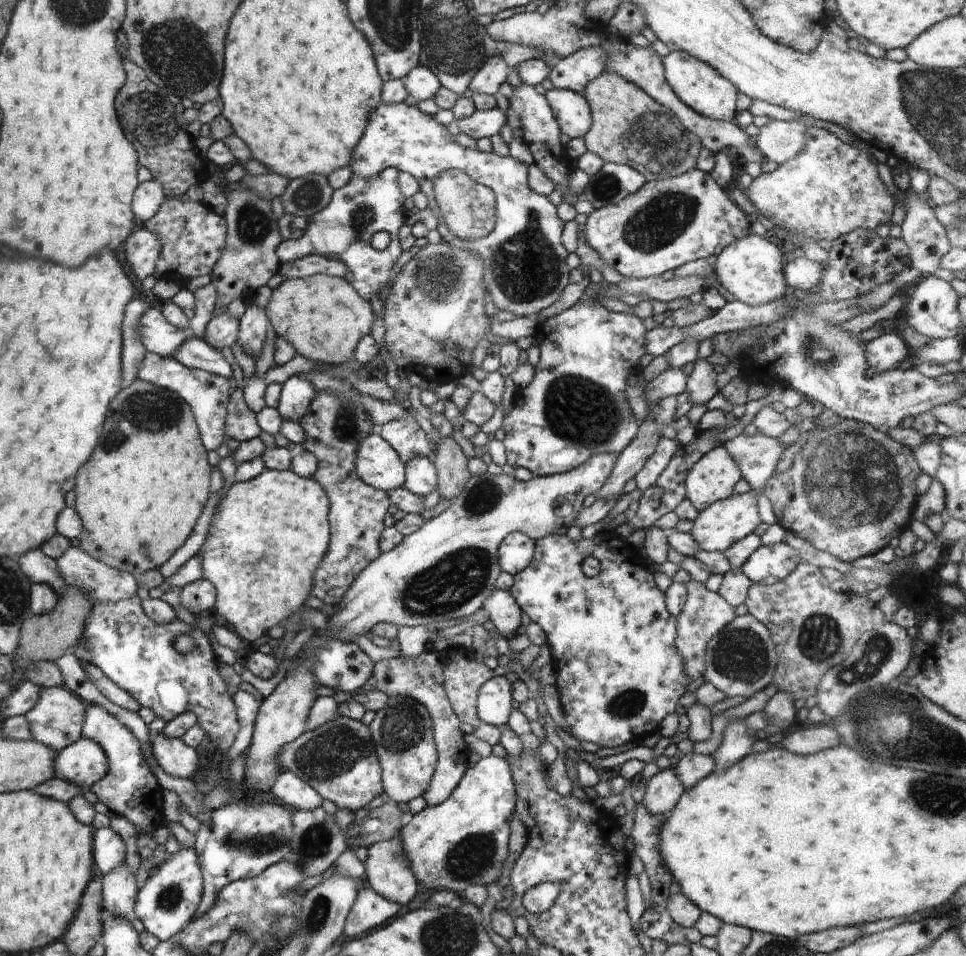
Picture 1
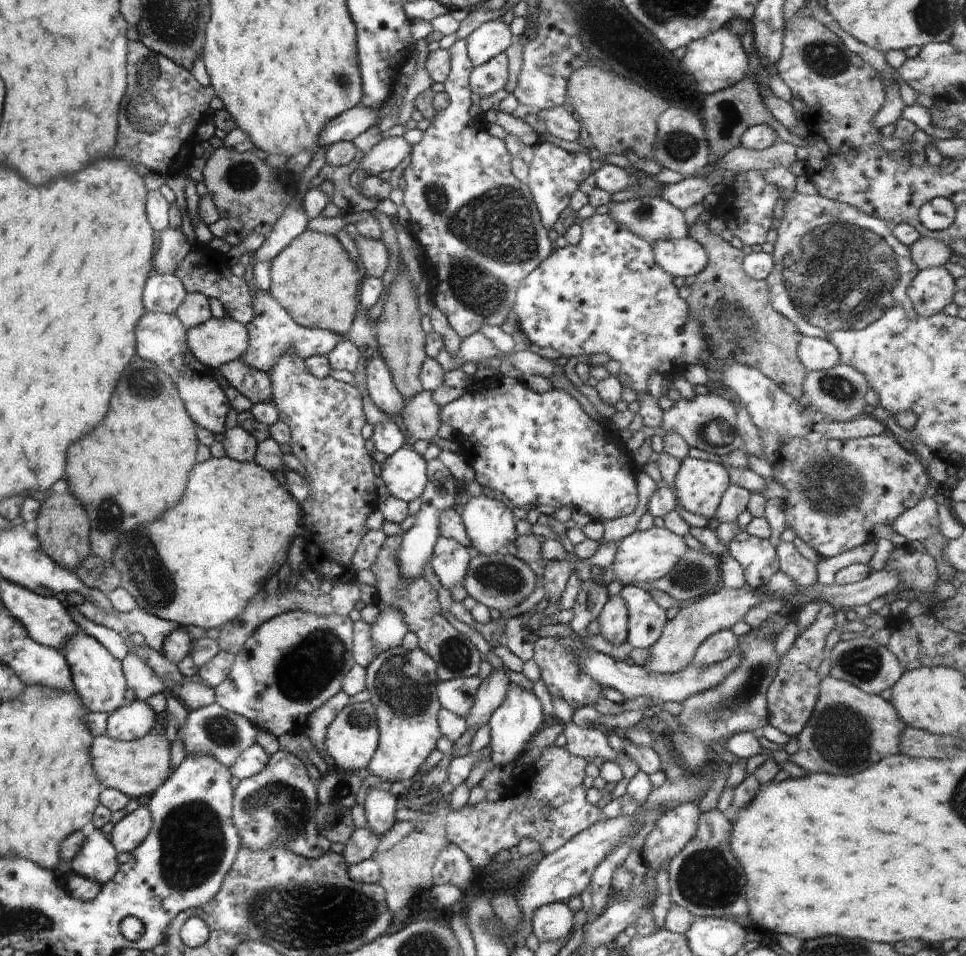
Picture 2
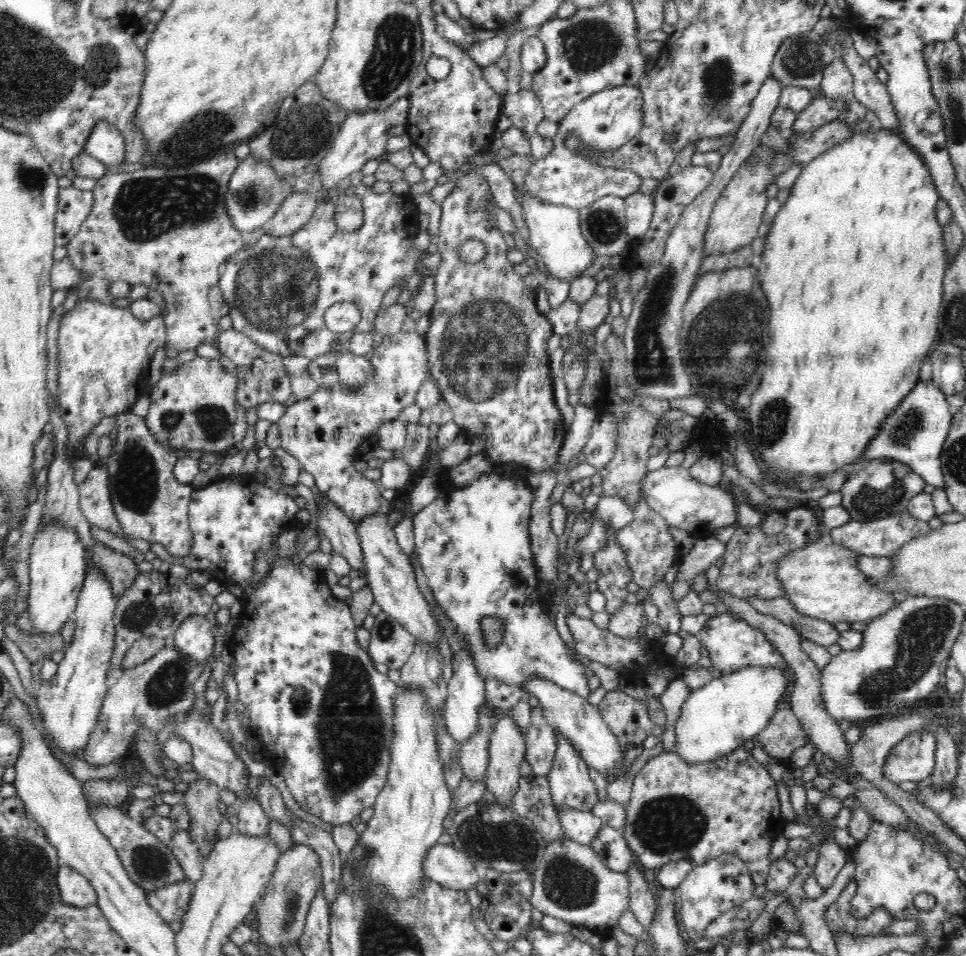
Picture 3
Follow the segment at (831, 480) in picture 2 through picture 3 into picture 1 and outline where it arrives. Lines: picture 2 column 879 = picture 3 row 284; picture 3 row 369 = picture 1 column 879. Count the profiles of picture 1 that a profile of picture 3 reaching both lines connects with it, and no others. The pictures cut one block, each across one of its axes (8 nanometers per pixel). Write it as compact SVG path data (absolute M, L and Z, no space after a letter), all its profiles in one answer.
M825 408L817 417L817 425L821 427L810 429L806 444L794 454L792 466L785 472L774 471L770 476L763 494L772 504L776 523L807 540L814 548L852 563L889 546L892 538L899 537L909 527L917 503L915 482L923 472L911 448L870 424L843 419Z

